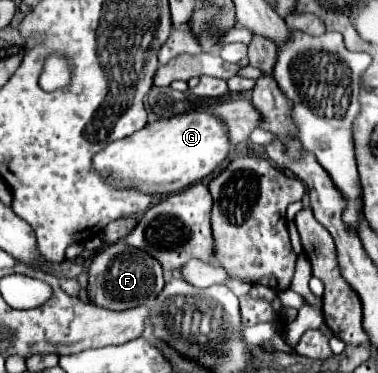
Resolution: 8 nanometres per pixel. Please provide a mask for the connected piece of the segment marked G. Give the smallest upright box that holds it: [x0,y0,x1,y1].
[92,111,230,195]

